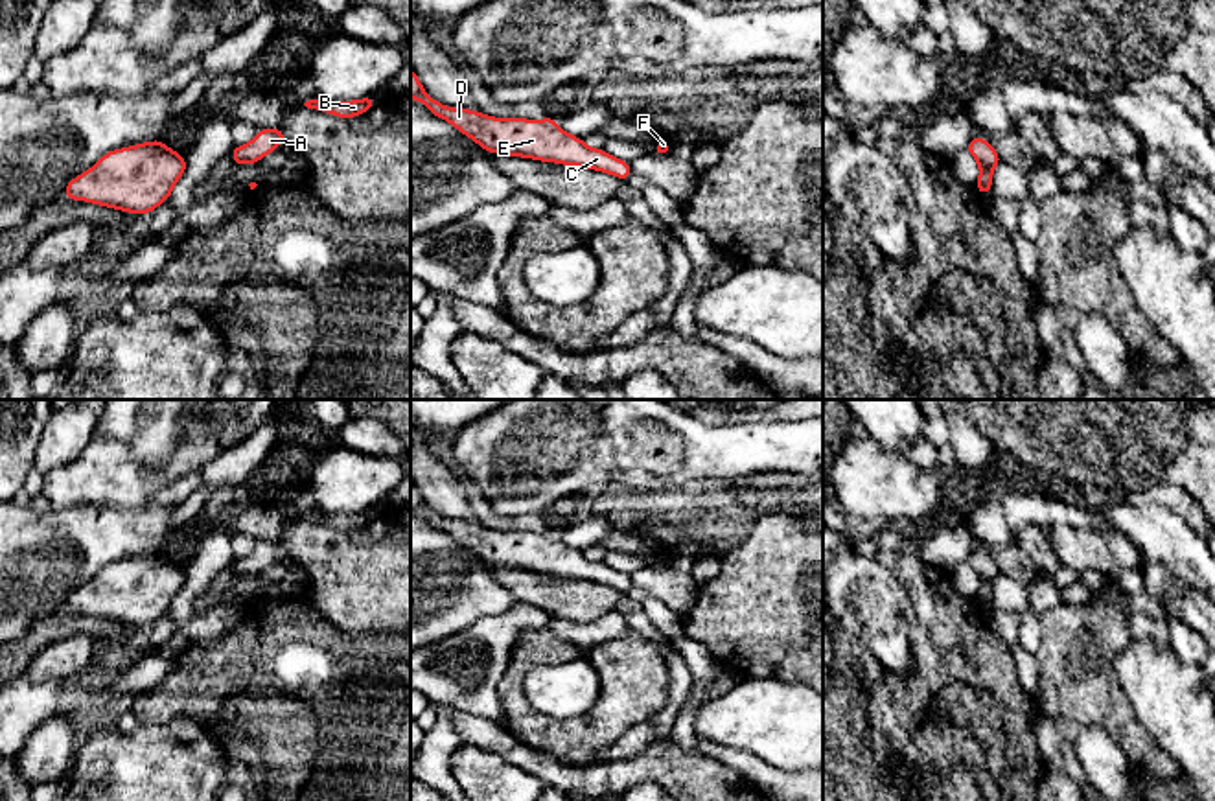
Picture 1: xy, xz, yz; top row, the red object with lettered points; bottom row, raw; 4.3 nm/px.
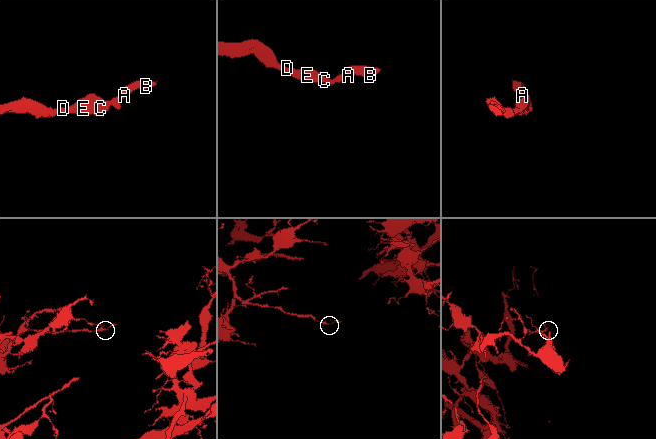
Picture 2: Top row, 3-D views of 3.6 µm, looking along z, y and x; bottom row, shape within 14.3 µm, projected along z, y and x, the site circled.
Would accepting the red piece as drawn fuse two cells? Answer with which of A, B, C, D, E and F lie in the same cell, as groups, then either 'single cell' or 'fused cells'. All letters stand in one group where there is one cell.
A B C D E F; single cell

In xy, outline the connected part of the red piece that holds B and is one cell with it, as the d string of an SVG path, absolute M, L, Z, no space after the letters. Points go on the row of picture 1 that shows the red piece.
M368 96L355 101L330 101L324 98L309 99L304 105L307 109L322 110L339 118L355 118L370 110L377 103L376 96Z

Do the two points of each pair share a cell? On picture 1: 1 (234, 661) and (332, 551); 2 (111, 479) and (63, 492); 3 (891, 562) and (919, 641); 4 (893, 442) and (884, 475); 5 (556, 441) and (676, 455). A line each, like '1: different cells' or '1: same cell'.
1: different cells
2: same cell
3: same cell
4: different cells
5: same cell

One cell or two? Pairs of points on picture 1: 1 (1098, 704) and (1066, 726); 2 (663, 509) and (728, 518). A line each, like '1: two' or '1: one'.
1: two
2: one

